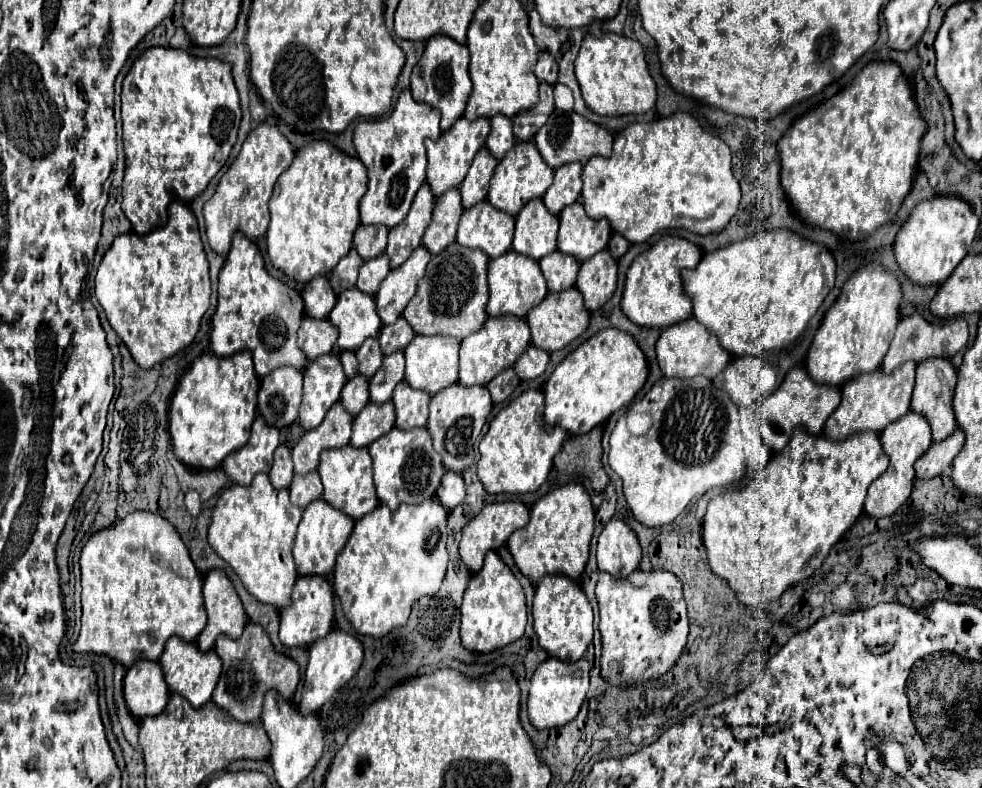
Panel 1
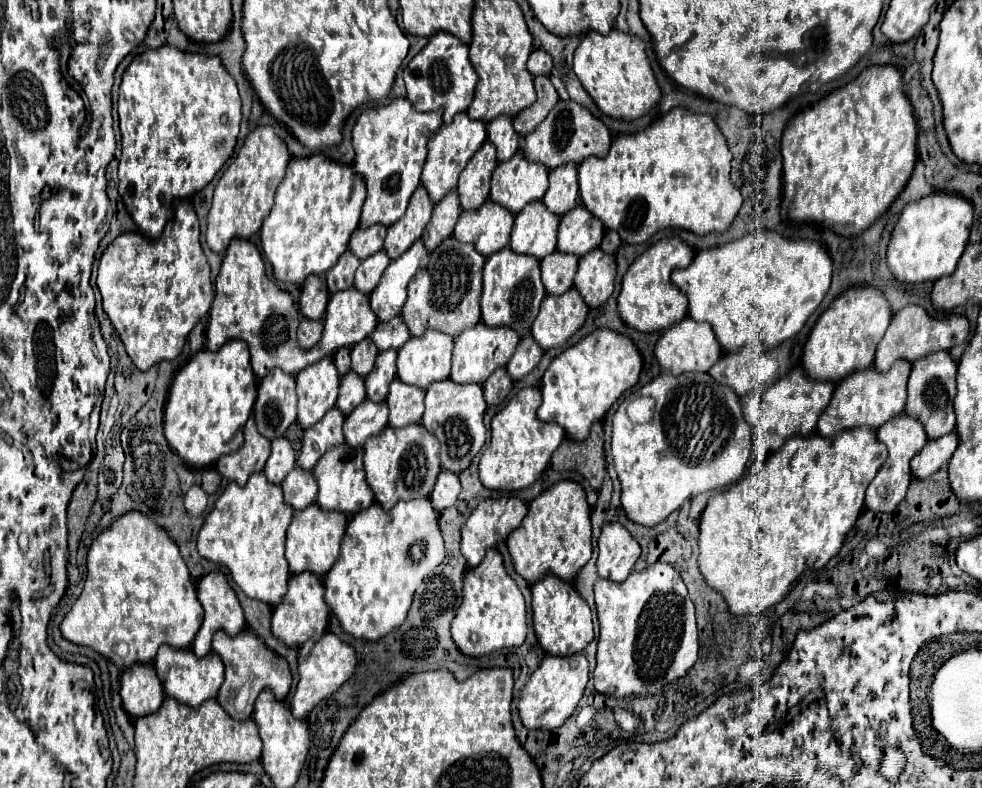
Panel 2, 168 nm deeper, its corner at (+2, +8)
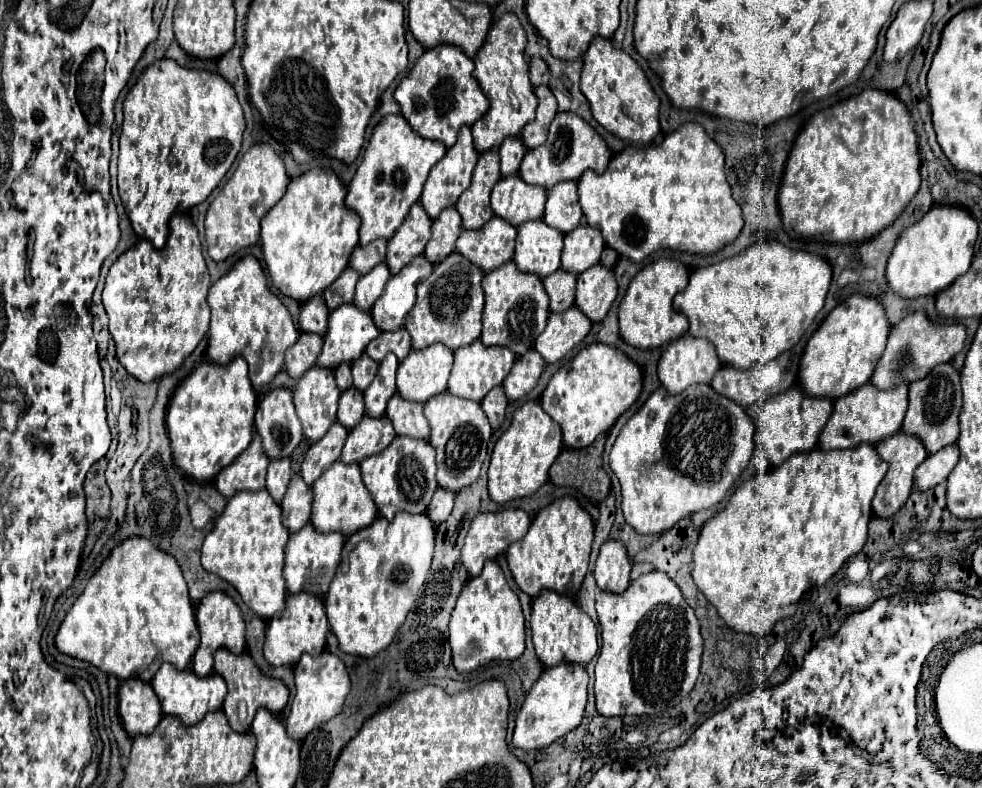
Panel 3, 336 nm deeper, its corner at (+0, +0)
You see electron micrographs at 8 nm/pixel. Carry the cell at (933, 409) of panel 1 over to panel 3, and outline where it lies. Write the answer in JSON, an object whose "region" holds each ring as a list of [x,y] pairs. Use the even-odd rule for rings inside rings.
{"region":[[[939,364],[925,376],[909,384],[909,410],[903,420],[903,432],[917,436],[929,454],[955,444],[959,436],[959,412],[961,412],[961,380],[959,372],[951,364]]]}

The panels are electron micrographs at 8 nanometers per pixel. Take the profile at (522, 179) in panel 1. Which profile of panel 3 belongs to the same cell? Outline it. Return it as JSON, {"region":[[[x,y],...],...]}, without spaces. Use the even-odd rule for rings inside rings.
{"region":[[[519,174],[501,178],[491,194],[493,212],[507,220],[511,226],[521,226],[527,220],[539,220],[543,216],[547,192],[543,188],[525,184]]]}

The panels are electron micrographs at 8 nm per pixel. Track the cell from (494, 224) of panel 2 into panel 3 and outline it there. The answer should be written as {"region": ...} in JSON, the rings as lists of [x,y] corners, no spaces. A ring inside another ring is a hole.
{"region":[[[493,216],[479,230],[461,230],[457,238],[457,252],[483,272],[491,272],[513,258],[515,228],[503,218]]]}

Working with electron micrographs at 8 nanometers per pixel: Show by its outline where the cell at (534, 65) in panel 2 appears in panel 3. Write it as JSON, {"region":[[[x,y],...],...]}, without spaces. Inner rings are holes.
{"region":[[[531,58],[529,62],[531,70],[529,70],[529,78],[533,86],[541,86],[541,84],[549,84],[549,70],[547,64],[541,58]]]}

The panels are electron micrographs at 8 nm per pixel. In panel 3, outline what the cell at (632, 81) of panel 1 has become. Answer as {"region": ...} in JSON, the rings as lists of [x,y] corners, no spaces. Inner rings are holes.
{"region":[[[599,36],[591,40],[583,58],[581,92],[591,104],[593,118],[619,140],[651,144],[659,134],[659,98],[639,64],[611,40],[601,40]]]}

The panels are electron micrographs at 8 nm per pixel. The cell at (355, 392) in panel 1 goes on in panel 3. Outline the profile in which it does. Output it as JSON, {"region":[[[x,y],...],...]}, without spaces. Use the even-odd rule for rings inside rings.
{"region":[[[349,388],[339,398],[339,410],[337,410],[337,422],[343,424],[347,430],[355,428],[359,420],[365,416],[363,406],[363,394],[357,388]]]}

